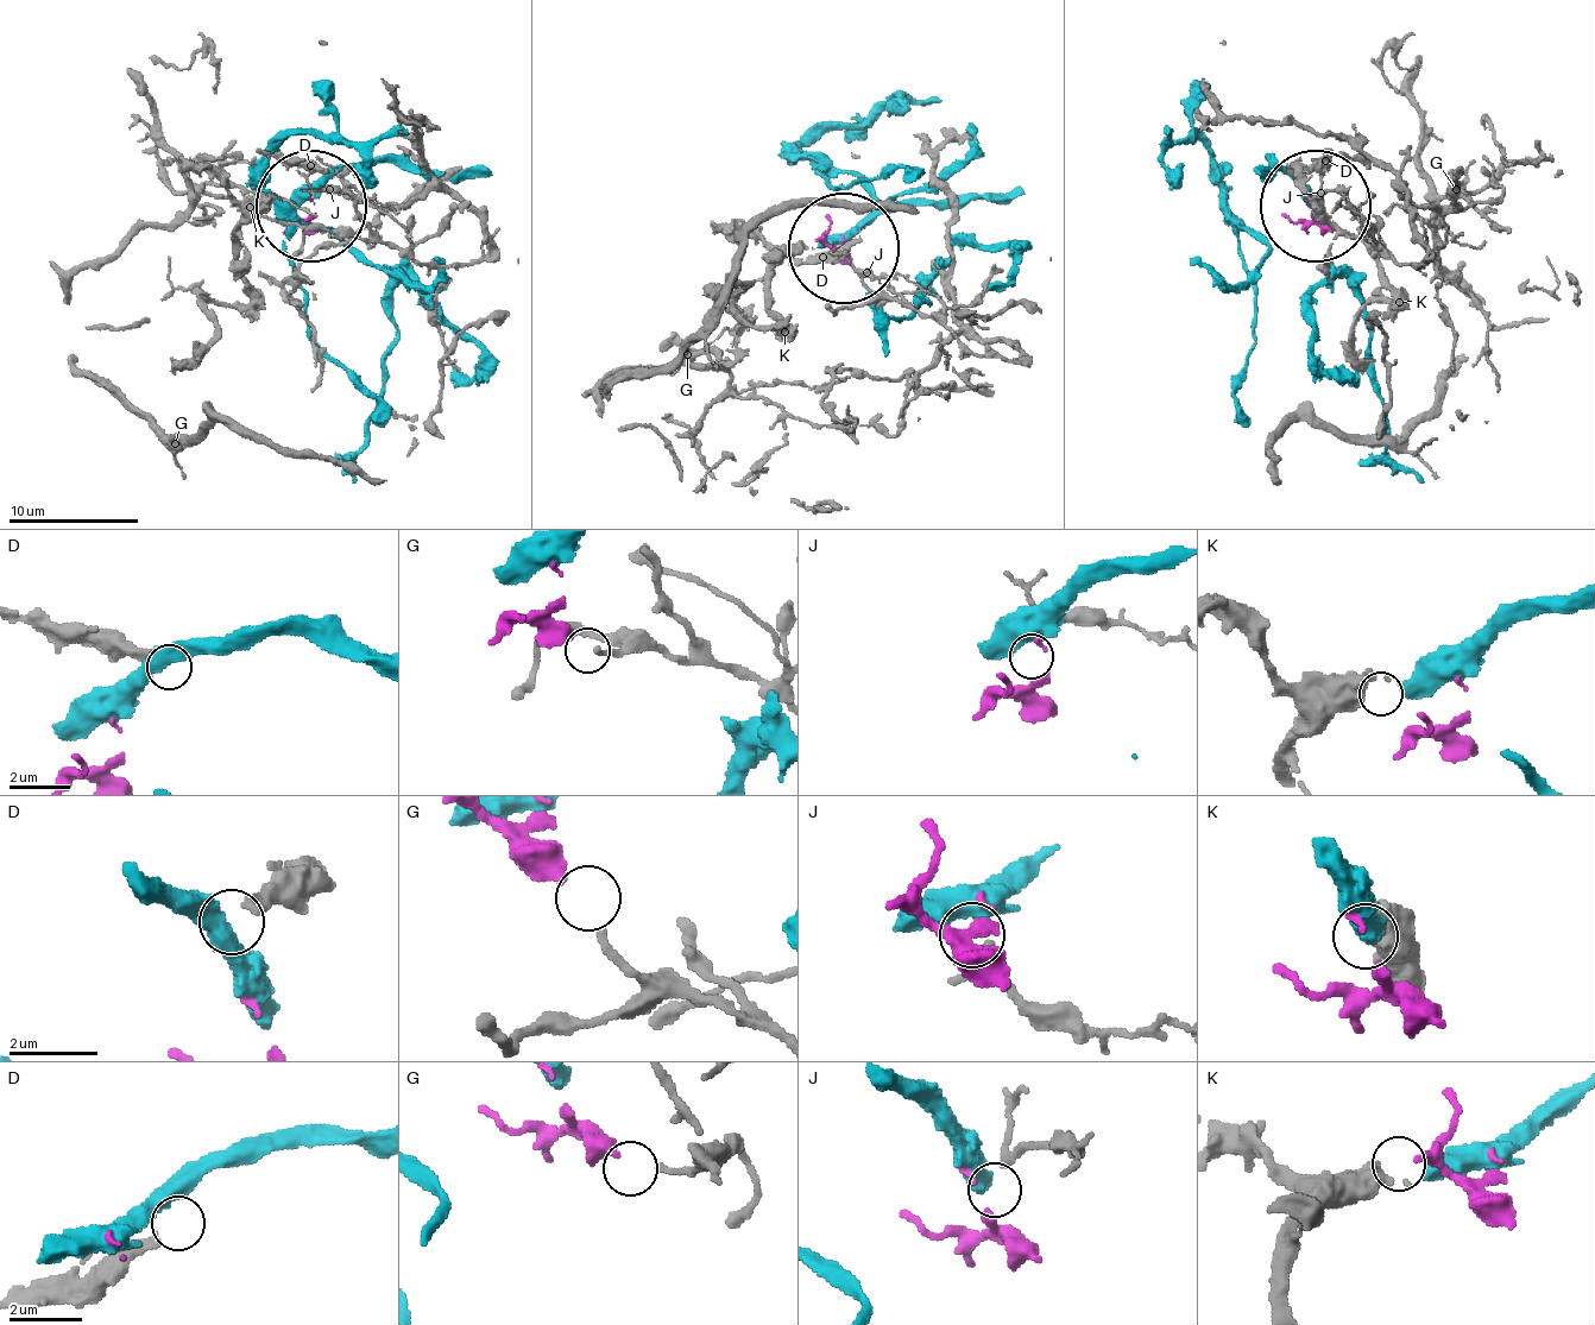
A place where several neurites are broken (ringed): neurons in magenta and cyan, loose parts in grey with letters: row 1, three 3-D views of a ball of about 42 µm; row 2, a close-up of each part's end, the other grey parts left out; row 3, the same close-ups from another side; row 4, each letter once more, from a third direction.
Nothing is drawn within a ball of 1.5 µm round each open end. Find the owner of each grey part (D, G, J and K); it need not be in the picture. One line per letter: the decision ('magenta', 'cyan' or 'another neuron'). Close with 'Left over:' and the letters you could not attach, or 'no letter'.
D: another neuron
G: magenta
J: another neuron
K: cyan
Left over: D, J

